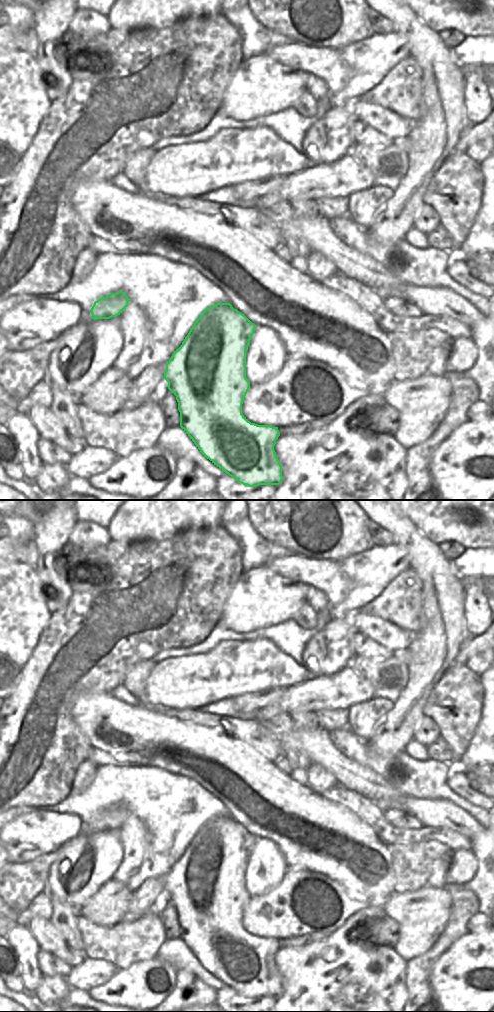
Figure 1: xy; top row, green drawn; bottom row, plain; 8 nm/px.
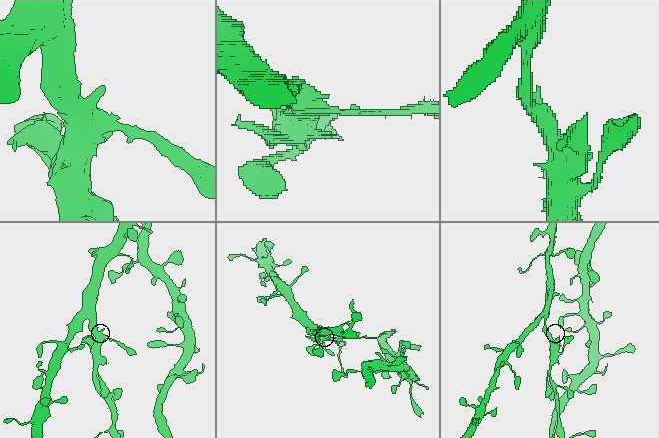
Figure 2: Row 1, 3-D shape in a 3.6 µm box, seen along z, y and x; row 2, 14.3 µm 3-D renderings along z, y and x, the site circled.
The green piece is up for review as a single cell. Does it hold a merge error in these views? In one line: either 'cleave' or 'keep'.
cleave

